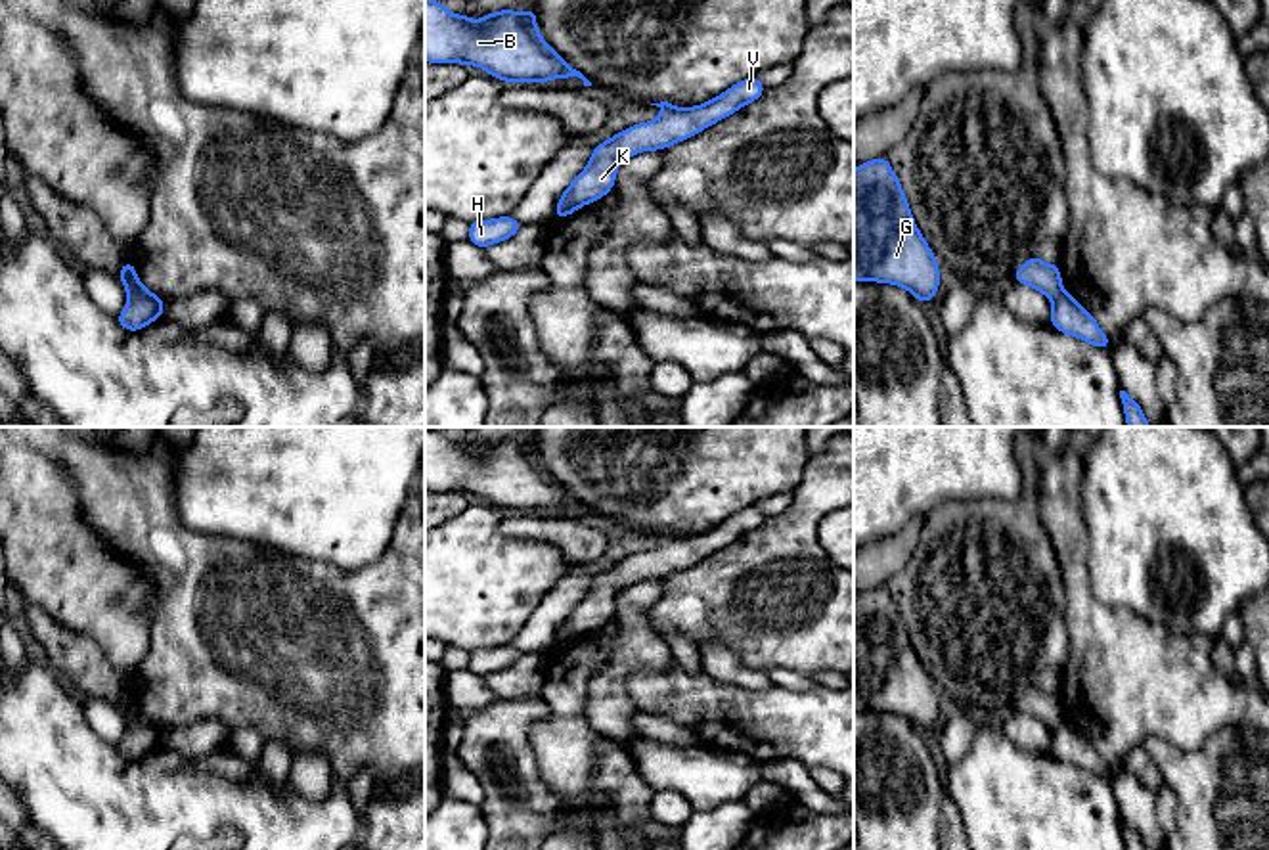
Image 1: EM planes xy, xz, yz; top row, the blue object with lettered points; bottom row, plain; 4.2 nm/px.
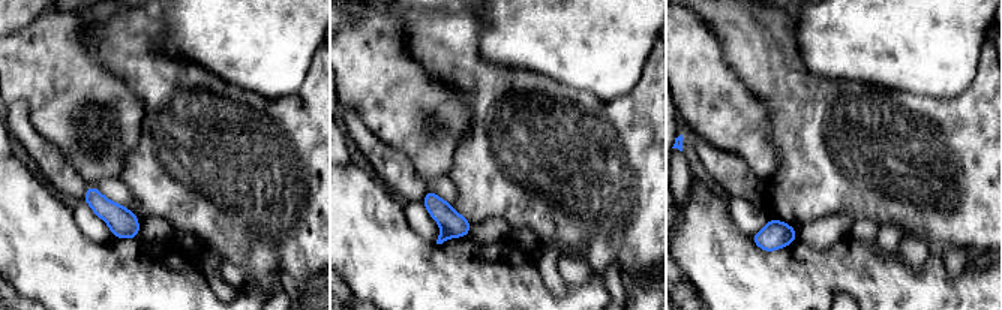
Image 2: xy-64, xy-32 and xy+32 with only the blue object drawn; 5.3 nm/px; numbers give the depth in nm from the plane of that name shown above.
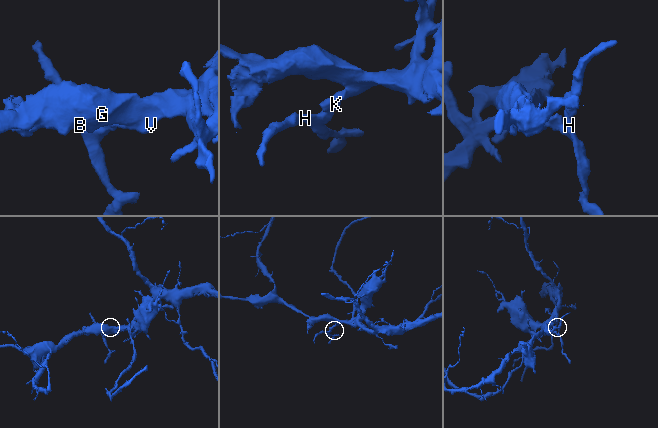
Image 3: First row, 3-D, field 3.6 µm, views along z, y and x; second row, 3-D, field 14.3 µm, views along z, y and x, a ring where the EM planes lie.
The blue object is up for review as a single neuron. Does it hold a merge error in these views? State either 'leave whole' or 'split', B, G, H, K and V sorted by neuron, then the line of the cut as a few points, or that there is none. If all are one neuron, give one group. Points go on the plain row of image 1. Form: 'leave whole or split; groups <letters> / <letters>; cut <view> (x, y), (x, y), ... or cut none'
split; groups B G K V / H; cut xy (129, 724), (150, 728), (161, 741)

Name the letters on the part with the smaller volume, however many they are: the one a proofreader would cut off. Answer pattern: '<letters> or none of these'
H

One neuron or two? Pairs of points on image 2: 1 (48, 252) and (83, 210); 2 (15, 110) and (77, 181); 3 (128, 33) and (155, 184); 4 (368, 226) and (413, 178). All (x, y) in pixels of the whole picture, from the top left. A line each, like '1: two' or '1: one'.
1: two
2: one
3: one
4: two

